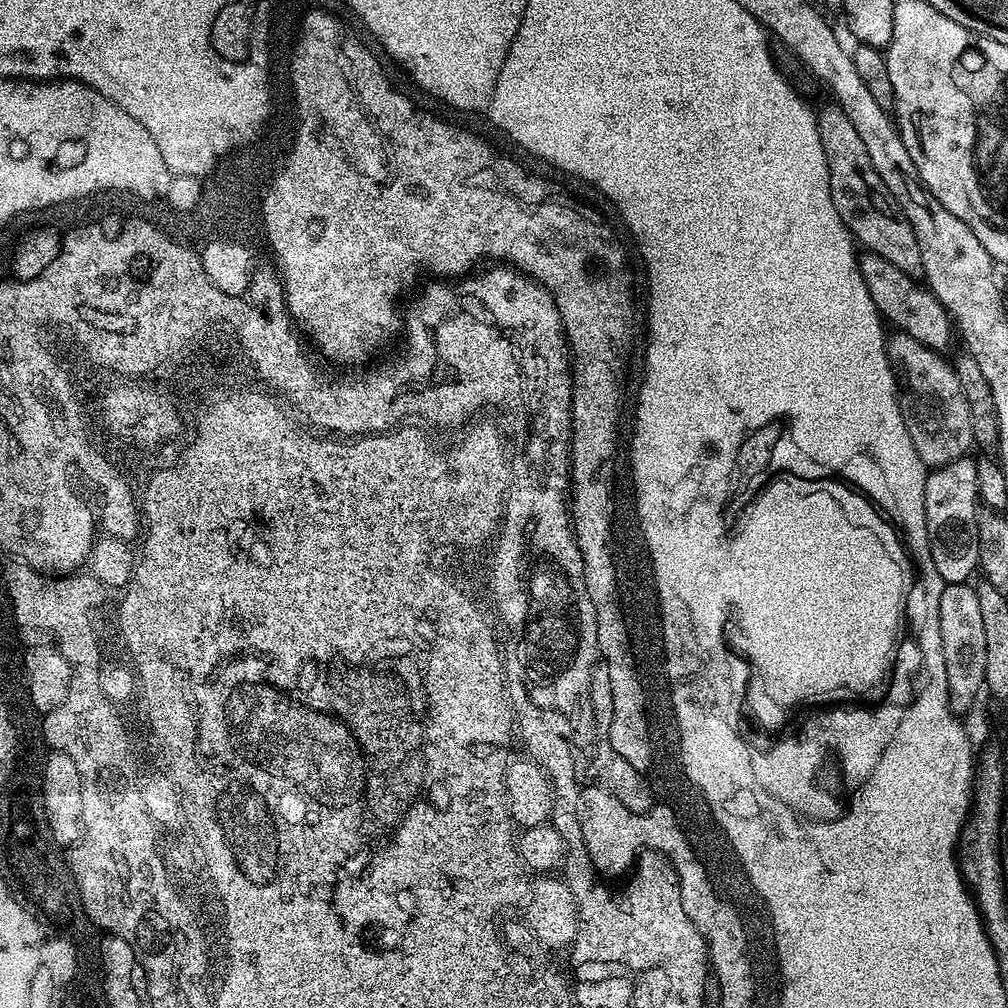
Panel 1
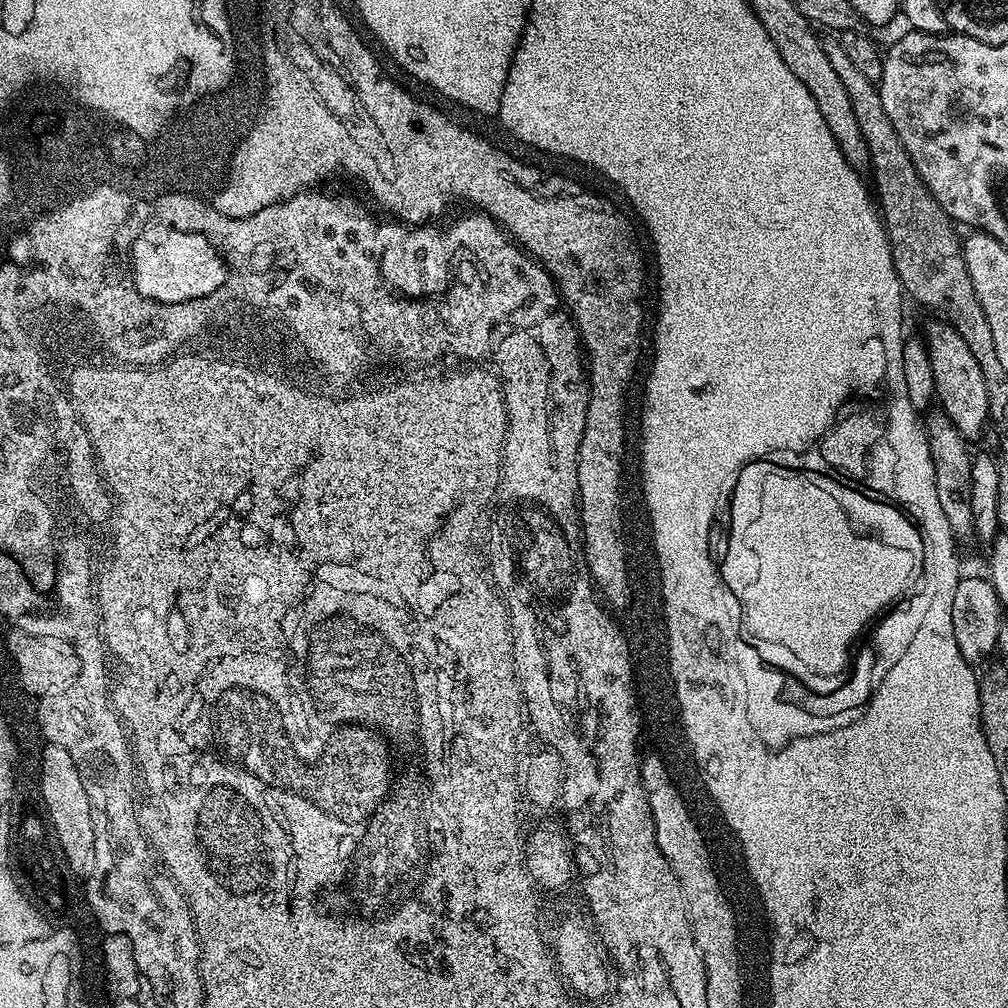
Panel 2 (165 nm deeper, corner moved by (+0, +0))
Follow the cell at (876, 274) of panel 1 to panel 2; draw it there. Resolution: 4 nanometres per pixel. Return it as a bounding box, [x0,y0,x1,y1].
[922,322,989,441]

